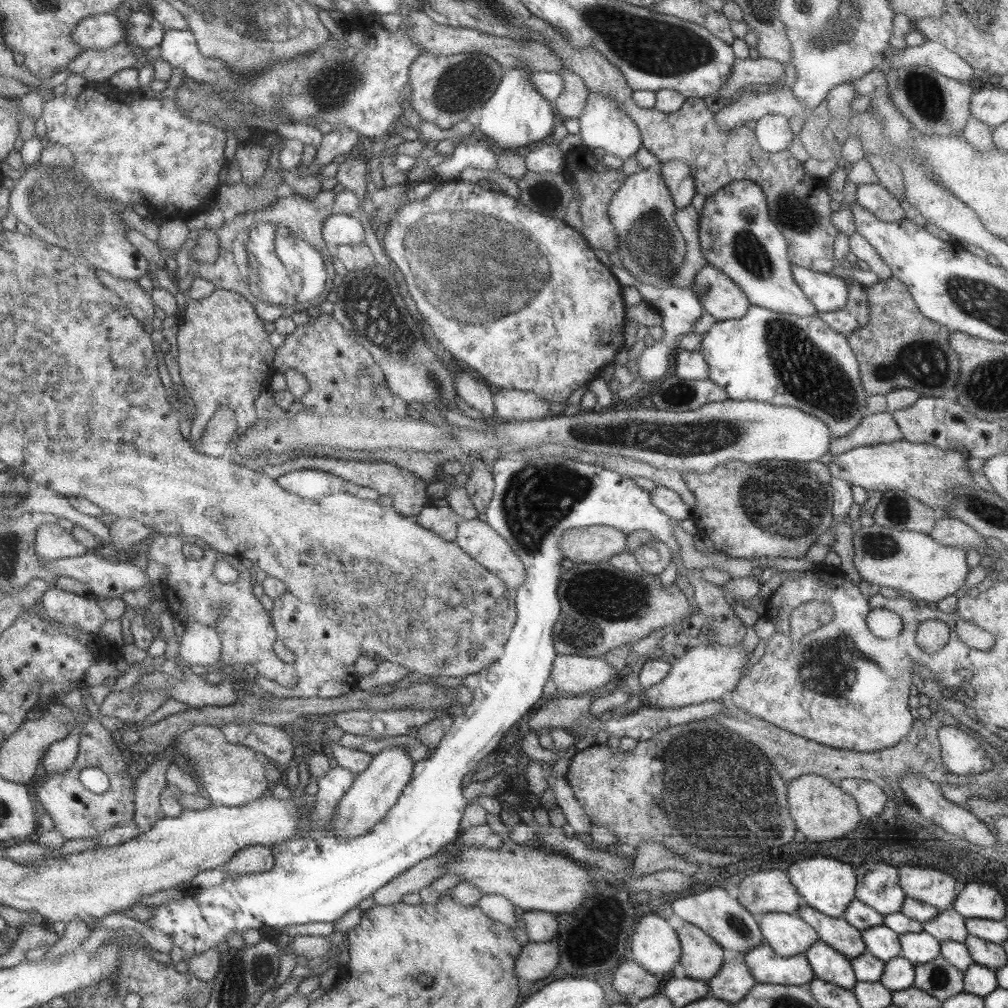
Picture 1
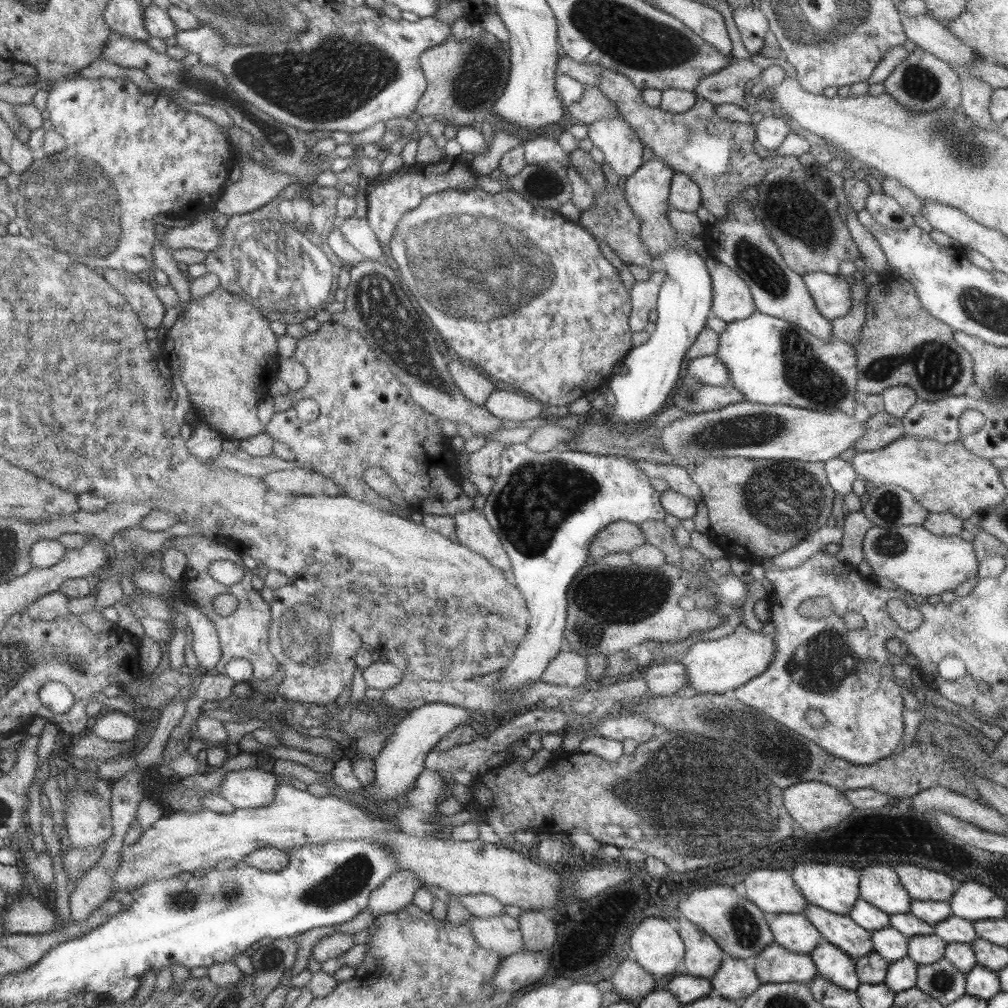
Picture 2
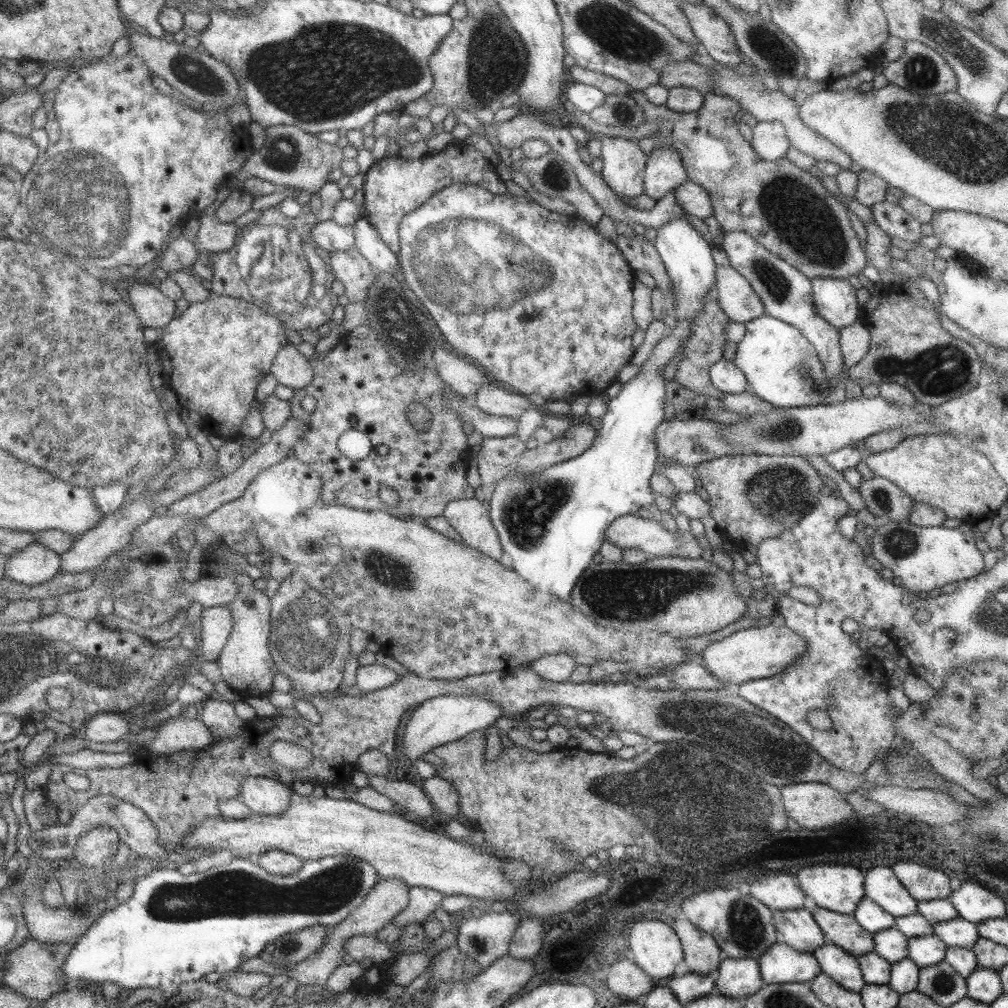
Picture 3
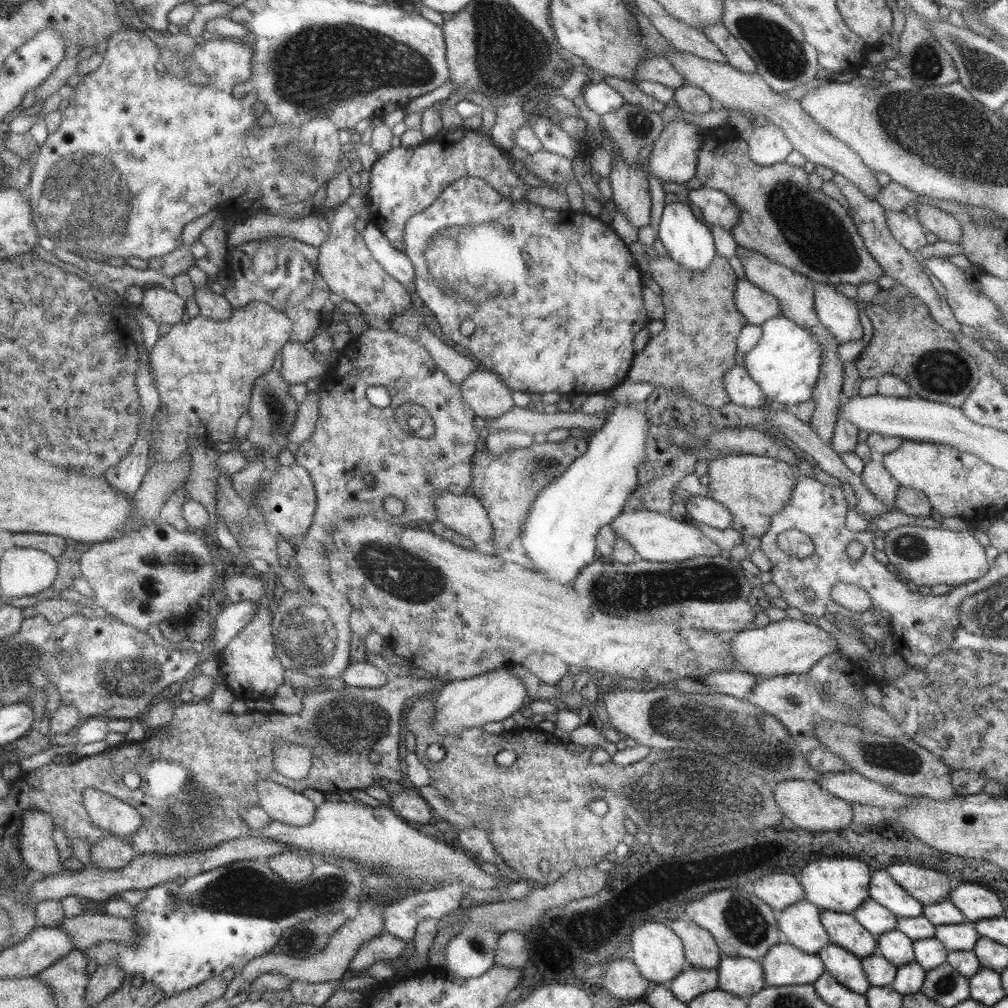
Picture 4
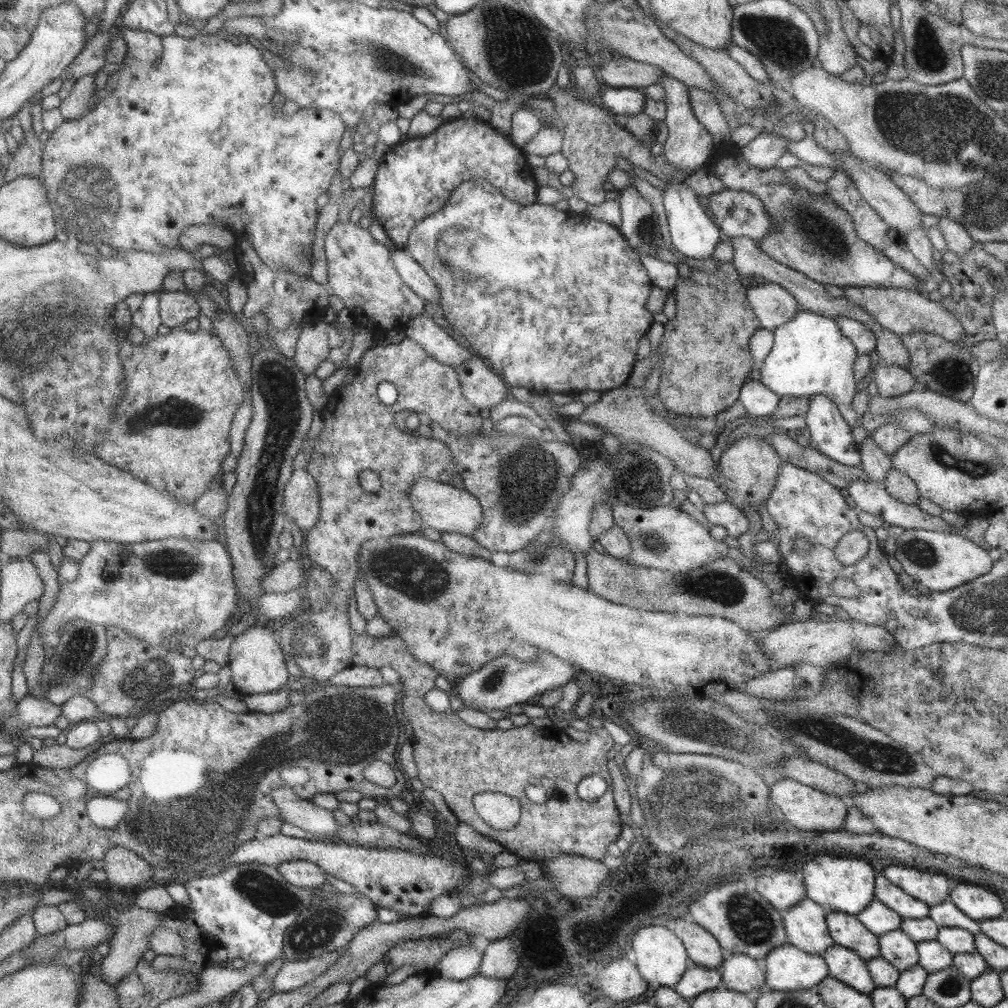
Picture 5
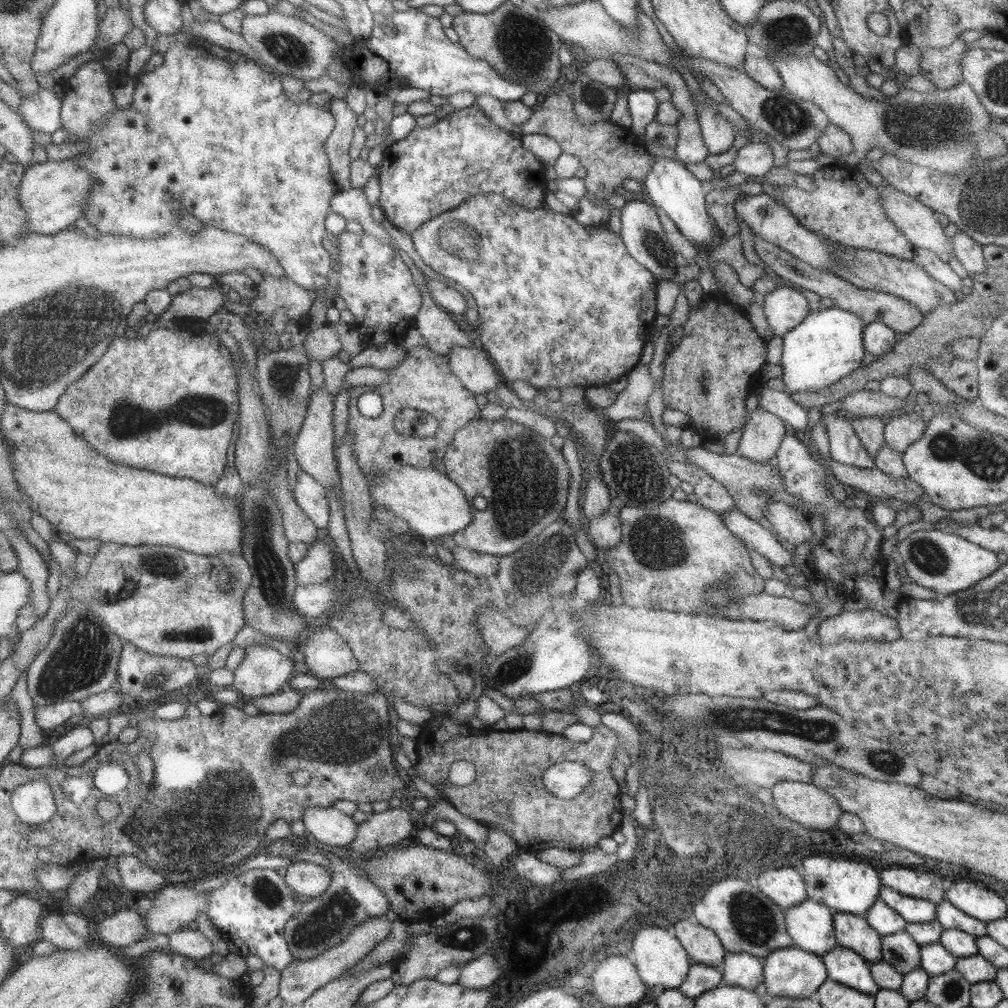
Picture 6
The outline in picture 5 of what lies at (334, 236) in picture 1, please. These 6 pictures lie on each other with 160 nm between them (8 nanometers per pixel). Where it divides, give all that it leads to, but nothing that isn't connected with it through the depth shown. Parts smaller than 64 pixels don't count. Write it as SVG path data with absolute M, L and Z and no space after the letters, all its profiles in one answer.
M394 248L388 251L390 261L403 284L411 288L417 296L438 304L438 286L432 281L432 278L429 278L423 267L415 262L406 250Z

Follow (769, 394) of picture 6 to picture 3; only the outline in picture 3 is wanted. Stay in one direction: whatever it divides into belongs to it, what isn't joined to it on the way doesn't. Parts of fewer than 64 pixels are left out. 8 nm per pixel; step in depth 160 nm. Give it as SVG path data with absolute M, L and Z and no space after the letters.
M729 360L713 362L713 366L709 366L708 375L711 384L721 392L729 394L750 392L744 374Z

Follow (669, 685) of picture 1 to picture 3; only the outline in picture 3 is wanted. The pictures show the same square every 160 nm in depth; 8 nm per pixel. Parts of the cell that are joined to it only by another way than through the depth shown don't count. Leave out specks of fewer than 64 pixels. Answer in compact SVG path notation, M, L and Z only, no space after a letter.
M768 625L745 628L722 640L711 641L697 657L709 674L713 674L721 682L727 682L732 688L749 679L766 679L768 676L777 674L805 649L805 642L801 637L789 631L787 627L775 628Z

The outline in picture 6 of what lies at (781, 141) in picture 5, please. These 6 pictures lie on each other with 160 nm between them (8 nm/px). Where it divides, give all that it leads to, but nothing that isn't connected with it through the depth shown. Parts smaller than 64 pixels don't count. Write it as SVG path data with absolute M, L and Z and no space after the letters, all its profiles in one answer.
M750 142L737 150L732 166L749 177L765 176L773 167L773 157L767 143Z

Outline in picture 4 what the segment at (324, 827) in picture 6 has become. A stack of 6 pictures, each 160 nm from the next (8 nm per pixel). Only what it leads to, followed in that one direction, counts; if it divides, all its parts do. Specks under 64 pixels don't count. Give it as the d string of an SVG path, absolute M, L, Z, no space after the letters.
M265 779L256 782L254 791L258 805L271 820L291 826L305 826L312 821L316 807L302 793Z

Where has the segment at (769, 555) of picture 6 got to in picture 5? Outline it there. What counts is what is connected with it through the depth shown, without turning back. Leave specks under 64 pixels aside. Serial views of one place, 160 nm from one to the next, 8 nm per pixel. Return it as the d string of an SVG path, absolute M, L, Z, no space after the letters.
M723 500L715 504L705 503L702 513L711 526L723 526L729 536L736 538L748 529L747 516L737 510L729 501Z

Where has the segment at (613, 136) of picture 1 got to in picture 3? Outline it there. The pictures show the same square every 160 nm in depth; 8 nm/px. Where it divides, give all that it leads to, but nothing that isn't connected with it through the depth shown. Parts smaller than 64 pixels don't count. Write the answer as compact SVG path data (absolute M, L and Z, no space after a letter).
M598 135L596 136L601 142L601 162L603 167L600 171L601 178L606 182L606 185L617 196L634 197L642 193L642 178L644 177L644 169L647 156L641 152L637 142L625 140L625 138L611 138L611 136Z

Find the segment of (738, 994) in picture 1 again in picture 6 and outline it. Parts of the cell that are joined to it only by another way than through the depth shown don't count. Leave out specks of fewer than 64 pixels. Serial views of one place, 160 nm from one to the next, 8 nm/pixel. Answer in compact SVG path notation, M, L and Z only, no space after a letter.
M725 953L721 984L753 991L764 982L762 961L749 953Z

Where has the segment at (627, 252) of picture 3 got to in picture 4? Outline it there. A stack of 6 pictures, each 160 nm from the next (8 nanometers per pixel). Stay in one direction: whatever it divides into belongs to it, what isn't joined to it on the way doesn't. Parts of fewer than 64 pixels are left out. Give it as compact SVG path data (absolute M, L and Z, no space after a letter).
M643 253L643 260L650 279L661 289L664 327L635 354L626 378L687 393L709 408L724 407L730 400L722 387L722 376L735 366L736 338L741 327L748 323L733 304L737 280L733 269L727 259L719 255L703 270L687 270L667 255Z

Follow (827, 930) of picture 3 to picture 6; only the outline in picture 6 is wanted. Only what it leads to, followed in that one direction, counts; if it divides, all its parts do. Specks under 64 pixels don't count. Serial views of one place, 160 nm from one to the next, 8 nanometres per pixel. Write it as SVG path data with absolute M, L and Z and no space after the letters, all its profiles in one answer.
M834 912L832 917L834 937L839 946L860 954L870 963L882 960L882 936L868 925L863 916Z

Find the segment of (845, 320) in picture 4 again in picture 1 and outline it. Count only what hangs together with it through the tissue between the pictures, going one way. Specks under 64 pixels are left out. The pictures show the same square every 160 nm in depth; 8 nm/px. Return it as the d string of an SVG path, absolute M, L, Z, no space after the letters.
M793 264L790 271L797 286L817 311L833 312L843 308L848 291L844 279Z

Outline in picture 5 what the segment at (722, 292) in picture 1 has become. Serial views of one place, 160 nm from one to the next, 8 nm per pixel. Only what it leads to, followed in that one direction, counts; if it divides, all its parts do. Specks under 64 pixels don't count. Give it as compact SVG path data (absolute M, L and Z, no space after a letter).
M757 280L757 285L753 285L752 282L746 288L746 299L759 321L759 326L770 331L782 322L787 322L793 315L797 314L795 313L796 302L791 294L782 286L769 281Z

